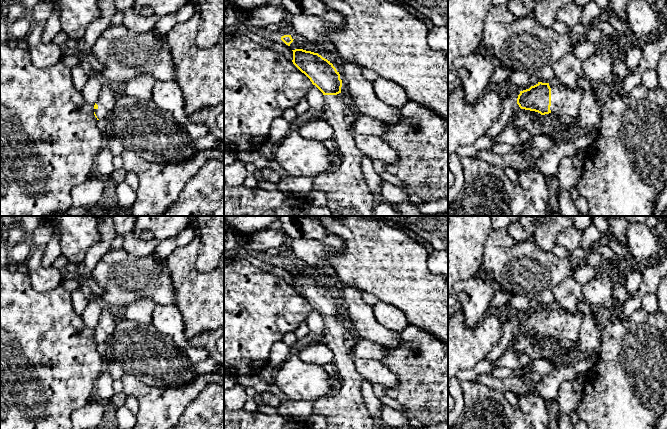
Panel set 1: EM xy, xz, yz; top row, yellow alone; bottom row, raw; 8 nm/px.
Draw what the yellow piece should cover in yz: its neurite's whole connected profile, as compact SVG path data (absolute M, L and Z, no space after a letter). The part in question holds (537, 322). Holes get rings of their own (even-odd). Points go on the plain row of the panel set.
M538 306L529 313L520 315L517 328L521 333L535 335L541 339L553 337L556 339L578 339L583 315L580 311L574 313L557 306Z

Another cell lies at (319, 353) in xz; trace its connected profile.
M324 341L309 343L296 354L304 362L322 366L334 361L334 353Z

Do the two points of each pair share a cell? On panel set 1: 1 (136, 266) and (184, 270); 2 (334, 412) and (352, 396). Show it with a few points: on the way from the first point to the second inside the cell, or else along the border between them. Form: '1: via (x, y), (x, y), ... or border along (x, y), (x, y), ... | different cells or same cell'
1: border along (164, 260), (174, 292) | different cells
2: via (338, 409), (348, 400) | same cell

